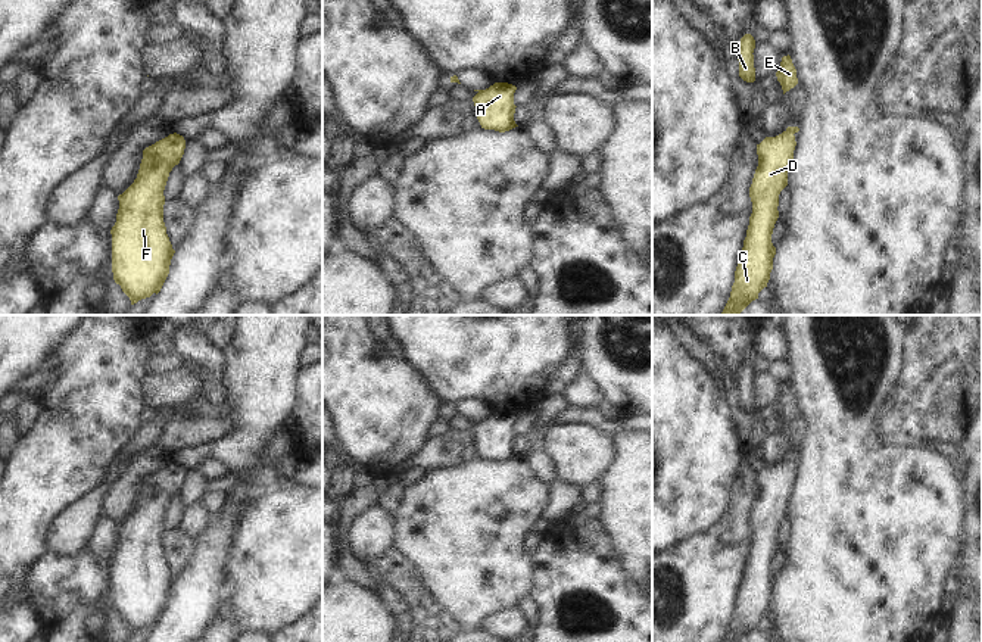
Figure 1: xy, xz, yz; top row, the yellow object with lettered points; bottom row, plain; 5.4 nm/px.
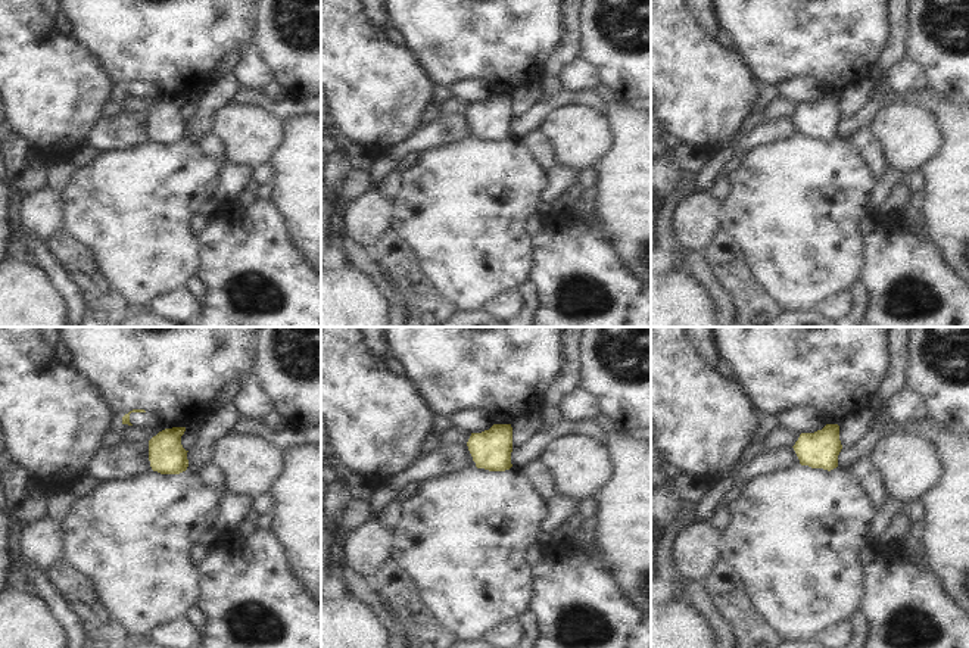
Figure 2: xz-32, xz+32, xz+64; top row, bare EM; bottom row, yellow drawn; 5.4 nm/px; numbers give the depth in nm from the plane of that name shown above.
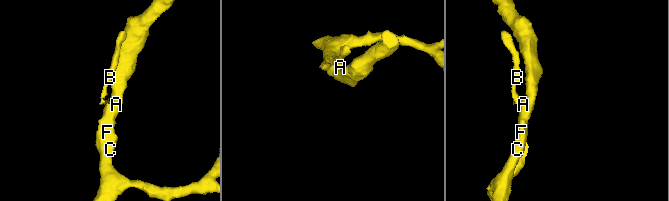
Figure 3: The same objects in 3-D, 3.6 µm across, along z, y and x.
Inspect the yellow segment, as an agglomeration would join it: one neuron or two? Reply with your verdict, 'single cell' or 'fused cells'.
fused cells

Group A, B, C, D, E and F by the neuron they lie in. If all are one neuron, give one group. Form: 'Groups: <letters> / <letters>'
Groups: A C D E F / B

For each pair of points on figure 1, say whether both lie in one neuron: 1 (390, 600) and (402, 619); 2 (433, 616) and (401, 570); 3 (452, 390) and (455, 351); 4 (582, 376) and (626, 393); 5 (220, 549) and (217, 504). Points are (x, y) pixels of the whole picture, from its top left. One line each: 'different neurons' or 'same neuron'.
1: same neuron
2: same neuron
3: same neuron
4: different neurons
5: different neurons

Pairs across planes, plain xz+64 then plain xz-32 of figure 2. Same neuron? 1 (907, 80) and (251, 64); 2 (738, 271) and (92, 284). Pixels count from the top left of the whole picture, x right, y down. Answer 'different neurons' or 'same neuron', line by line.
1: same neuron
2: same neuron

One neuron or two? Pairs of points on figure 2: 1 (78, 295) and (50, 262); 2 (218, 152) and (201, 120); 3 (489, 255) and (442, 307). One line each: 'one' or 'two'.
1: one
2: two
3: two

